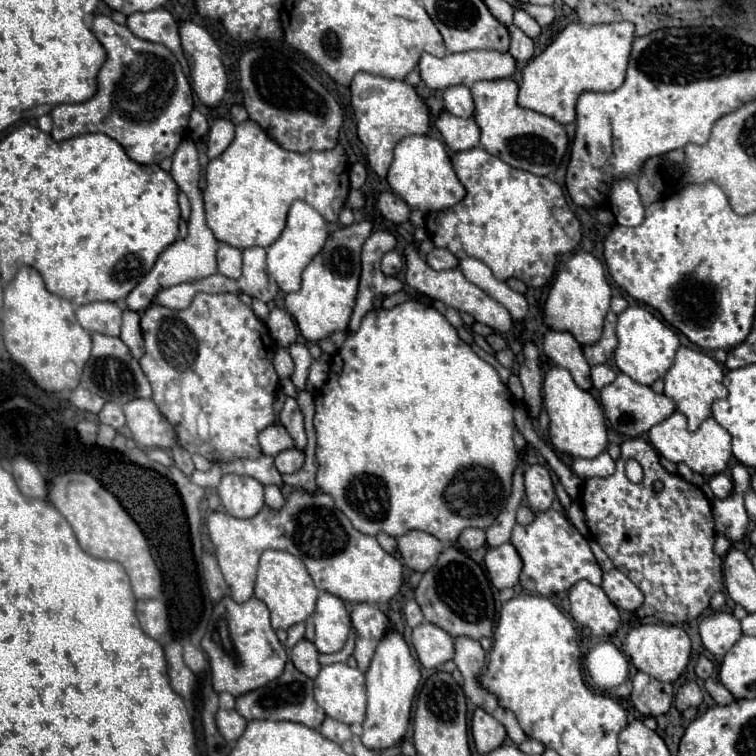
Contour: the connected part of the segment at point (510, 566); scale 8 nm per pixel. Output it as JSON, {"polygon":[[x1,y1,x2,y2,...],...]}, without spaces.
{"polygon":[[503,543,487,551,485,567,489,571,491,583,497,589,505,589,505,587,515,587,519,583,523,561,511,543]]}

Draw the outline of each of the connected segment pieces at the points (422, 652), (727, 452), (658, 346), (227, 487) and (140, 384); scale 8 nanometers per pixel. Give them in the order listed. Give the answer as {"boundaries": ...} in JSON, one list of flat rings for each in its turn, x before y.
{"boundaries":[[[421,623,413,629,411,635,413,647,423,667,439,667,445,661,453,659,453,637,433,623]],[[675,411,671,417,667,417,665,421,657,423,649,429,647,435,649,435,651,445,659,451,661,457,665,457,673,463,687,463,693,471,701,473,703,477,723,473,727,467,727,461,731,459,731,435,713,417,705,419,695,433,689,433,685,425,687,425,685,415]],[[639,304,627,307,623,313,619,313,617,341,619,343,613,353,615,365,621,369,621,373,643,385,651,385,655,379,661,379,665,375,679,347,679,337,675,335,675,331,669,329,663,321,659,321,647,307]],[[225,475,217,485,221,505,237,519,249,519,263,509,263,485,253,477]],[[93,333,93,351,83,369,81,385,91,393,119,405,137,397,151,397,151,385,145,373,141,371,139,361,131,357,131,351,127,351,127,345,119,337,109,337,101,333]]]}

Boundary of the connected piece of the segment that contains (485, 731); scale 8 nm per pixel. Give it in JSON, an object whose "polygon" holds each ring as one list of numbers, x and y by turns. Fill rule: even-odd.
{"polygon":[[481,707,475,709,473,719,471,719,471,731,473,731,473,739,475,739,475,747,481,755,491,753,495,747,501,747,507,739,507,731,505,727,487,711,483,711]]}

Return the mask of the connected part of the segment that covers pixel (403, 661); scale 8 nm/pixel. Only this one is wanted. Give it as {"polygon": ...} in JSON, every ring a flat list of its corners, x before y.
{"polygon":[[393,629,385,635,375,651,371,667,367,669,367,717,363,721,361,743,371,751,395,747,407,733,411,703,419,685,419,663,413,659,405,639]]}

